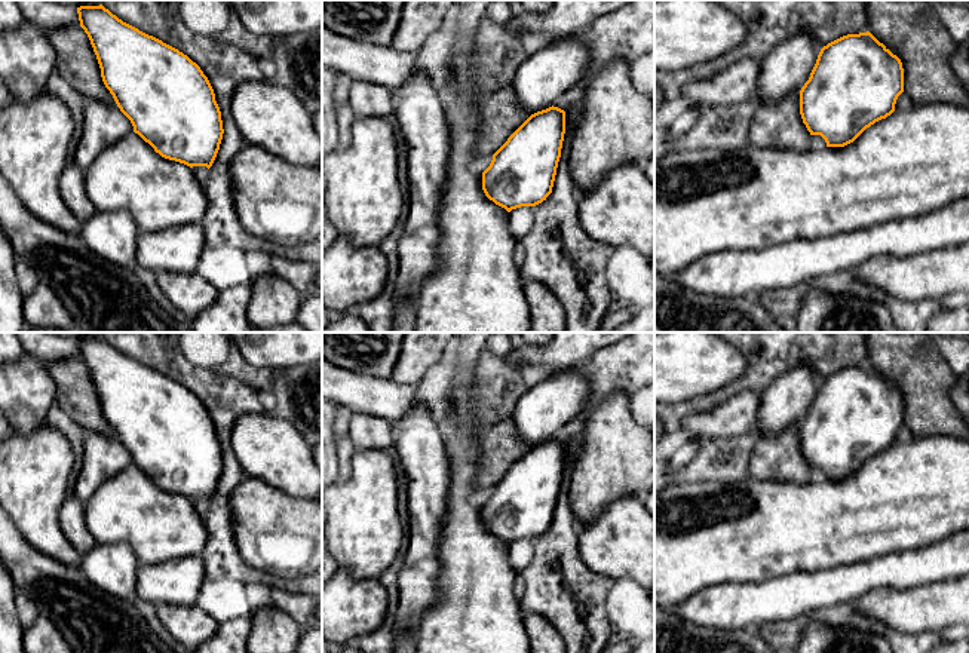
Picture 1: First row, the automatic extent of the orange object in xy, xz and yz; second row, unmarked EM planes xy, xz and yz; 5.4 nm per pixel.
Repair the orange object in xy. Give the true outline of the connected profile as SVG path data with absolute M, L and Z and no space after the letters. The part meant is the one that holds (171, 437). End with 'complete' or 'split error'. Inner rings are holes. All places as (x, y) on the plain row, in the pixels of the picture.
M102 337L77 340L80 359L96 387L101 410L120 444L131 453L134 465L162 490L193 499L212 499L223 472L221 444L214 421L200 399L178 381L123 355Z; complete

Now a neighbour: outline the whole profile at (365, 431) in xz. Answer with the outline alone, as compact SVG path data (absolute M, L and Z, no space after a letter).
M353 413L349 438L355 448L390 450L393 448L392 421L371 414Z

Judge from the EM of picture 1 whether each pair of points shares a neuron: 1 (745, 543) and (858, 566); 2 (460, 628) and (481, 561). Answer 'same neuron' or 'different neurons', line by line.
1: same neuron
2: same neuron

